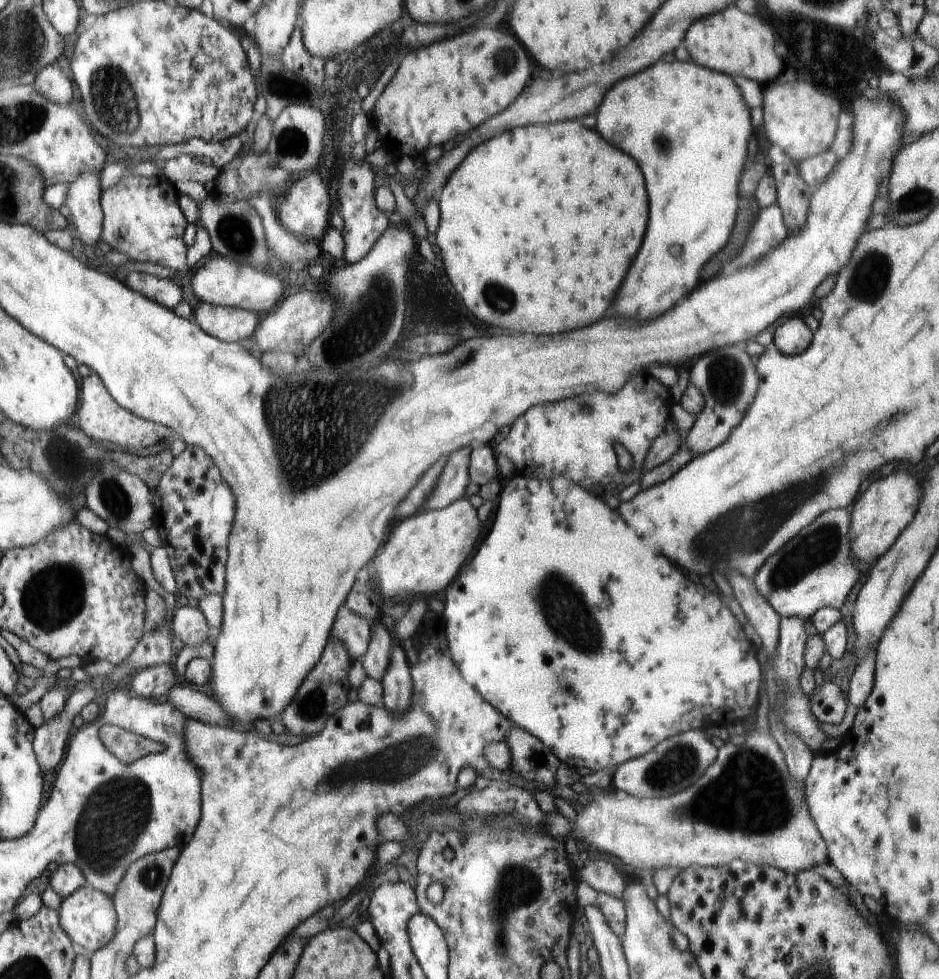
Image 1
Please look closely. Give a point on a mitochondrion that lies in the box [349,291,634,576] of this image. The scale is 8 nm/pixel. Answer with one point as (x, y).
(451, 367)

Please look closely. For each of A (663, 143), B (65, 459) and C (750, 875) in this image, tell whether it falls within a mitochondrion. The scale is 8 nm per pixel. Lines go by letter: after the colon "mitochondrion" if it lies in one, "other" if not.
A: mitochondrion
B: mitochondrion
C: other

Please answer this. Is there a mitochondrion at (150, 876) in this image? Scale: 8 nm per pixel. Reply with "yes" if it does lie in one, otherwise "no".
yes

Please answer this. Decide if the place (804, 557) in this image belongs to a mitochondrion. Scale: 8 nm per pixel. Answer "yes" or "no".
yes

